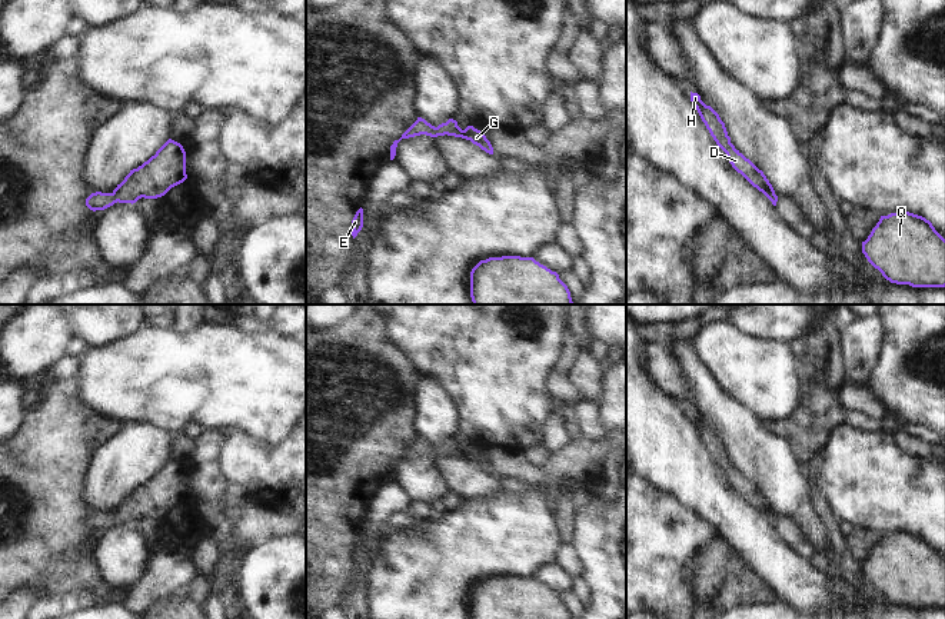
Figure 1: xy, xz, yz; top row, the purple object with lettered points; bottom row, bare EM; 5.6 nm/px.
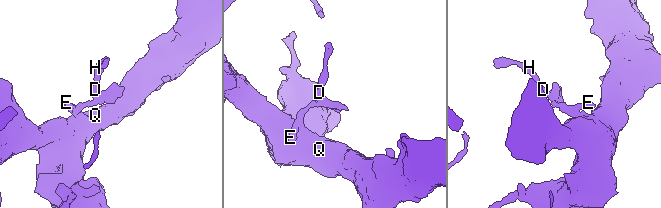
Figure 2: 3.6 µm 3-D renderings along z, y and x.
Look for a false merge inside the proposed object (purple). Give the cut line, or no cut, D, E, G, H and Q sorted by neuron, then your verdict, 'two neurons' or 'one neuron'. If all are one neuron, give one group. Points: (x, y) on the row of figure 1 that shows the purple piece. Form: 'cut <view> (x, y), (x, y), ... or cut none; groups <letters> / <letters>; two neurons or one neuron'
cut none; groups D E G H Q; one neuron

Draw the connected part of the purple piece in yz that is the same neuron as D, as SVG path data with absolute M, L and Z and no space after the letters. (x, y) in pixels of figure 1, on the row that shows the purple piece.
M691 91L691 101L696 107L702 122L705 123L716 144L726 153L732 167L741 173L753 187L762 192L773 206L776 206L778 196L775 194L772 184L762 170L759 170L749 159L735 149L719 114L711 106L706 106L698 93Z

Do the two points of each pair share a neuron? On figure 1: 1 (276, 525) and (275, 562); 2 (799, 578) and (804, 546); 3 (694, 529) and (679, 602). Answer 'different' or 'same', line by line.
1: different
2: different
3: same

